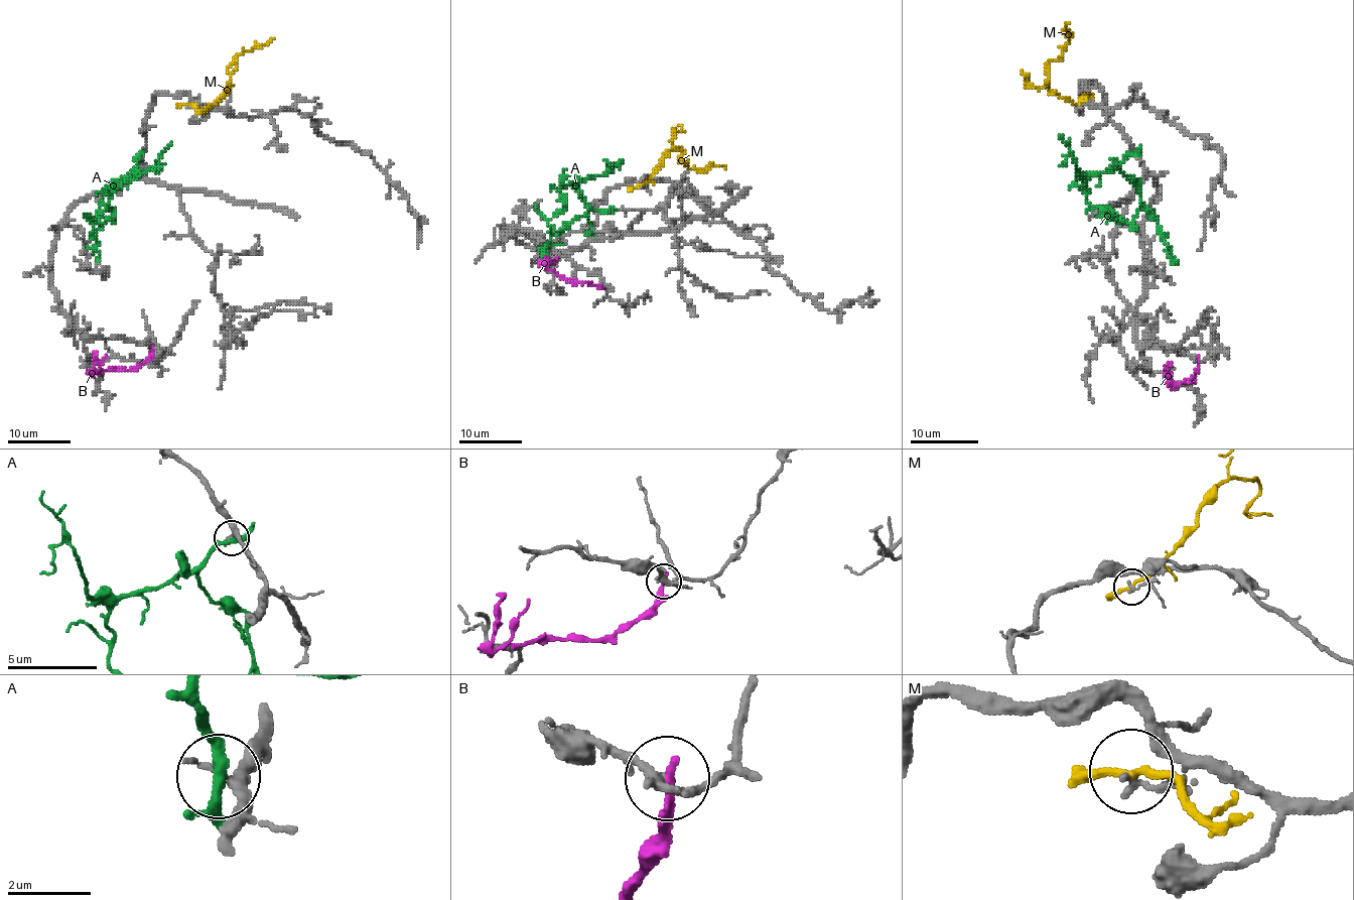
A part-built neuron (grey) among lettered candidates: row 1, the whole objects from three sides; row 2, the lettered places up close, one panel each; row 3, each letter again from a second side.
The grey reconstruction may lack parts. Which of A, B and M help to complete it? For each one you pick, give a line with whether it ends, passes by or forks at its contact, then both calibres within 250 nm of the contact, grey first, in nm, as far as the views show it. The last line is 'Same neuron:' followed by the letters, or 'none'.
Same neuron: none

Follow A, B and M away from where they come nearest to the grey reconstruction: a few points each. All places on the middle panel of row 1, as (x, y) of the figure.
A: (590, 228), (582, 195), (571, 183), (560, 183), (565, 211), (551, 218), (545, 218), (534, 205)
B: (602, 287), (562, 279), (543, 263), (556, 257)
M: (639, 186), (671, 149), (682, 149), (679, 162), (689, 168), (704, 171), (715, 165), (726, 168)

